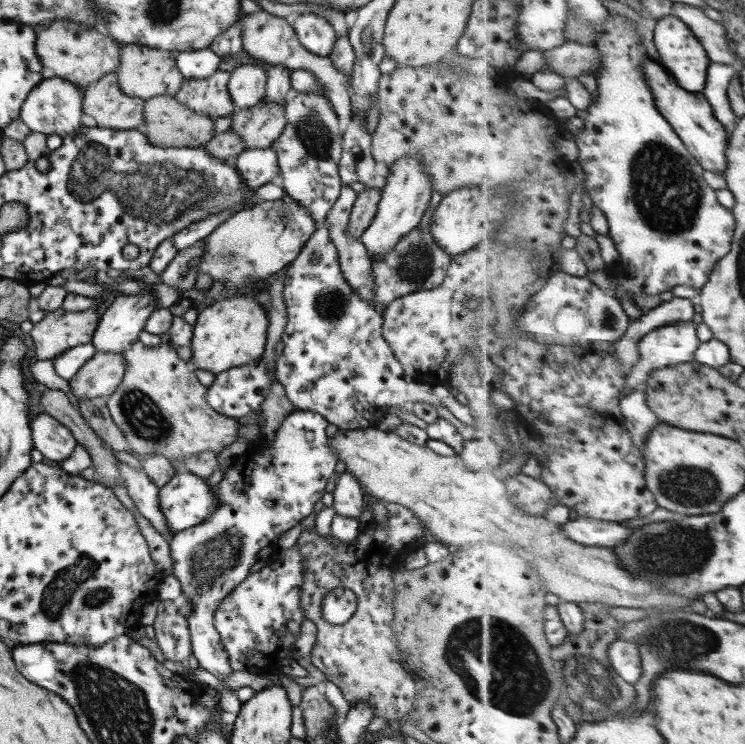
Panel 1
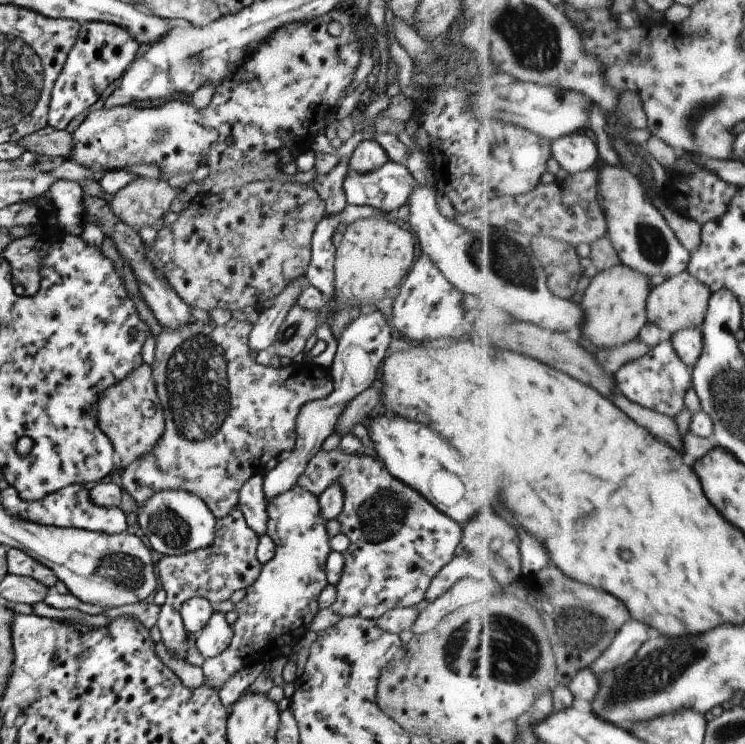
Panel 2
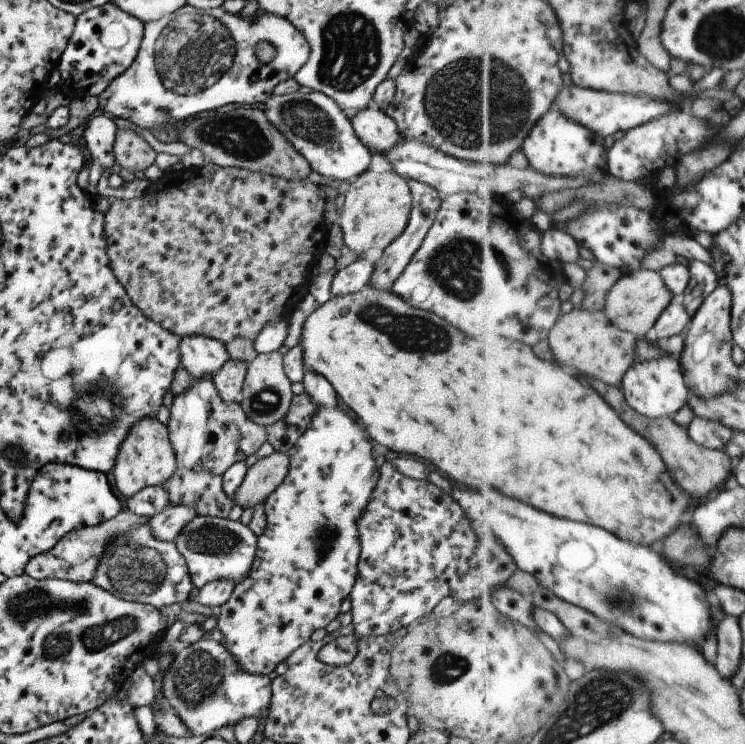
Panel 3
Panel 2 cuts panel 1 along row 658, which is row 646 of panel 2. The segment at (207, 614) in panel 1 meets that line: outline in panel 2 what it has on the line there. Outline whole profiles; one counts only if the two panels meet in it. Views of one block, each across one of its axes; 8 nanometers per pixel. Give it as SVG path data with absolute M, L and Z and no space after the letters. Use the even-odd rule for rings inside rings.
M213 612L196 635L196 648L204 660L217 657L229 646L232 634L231 626L225 621L225 613Z

